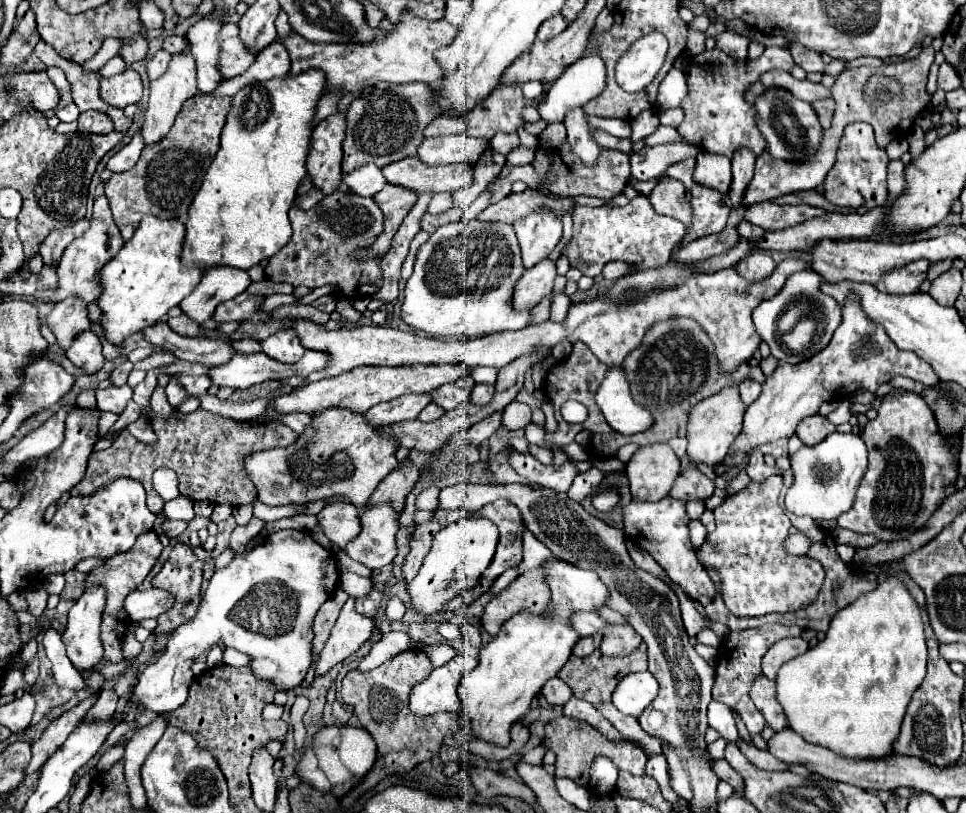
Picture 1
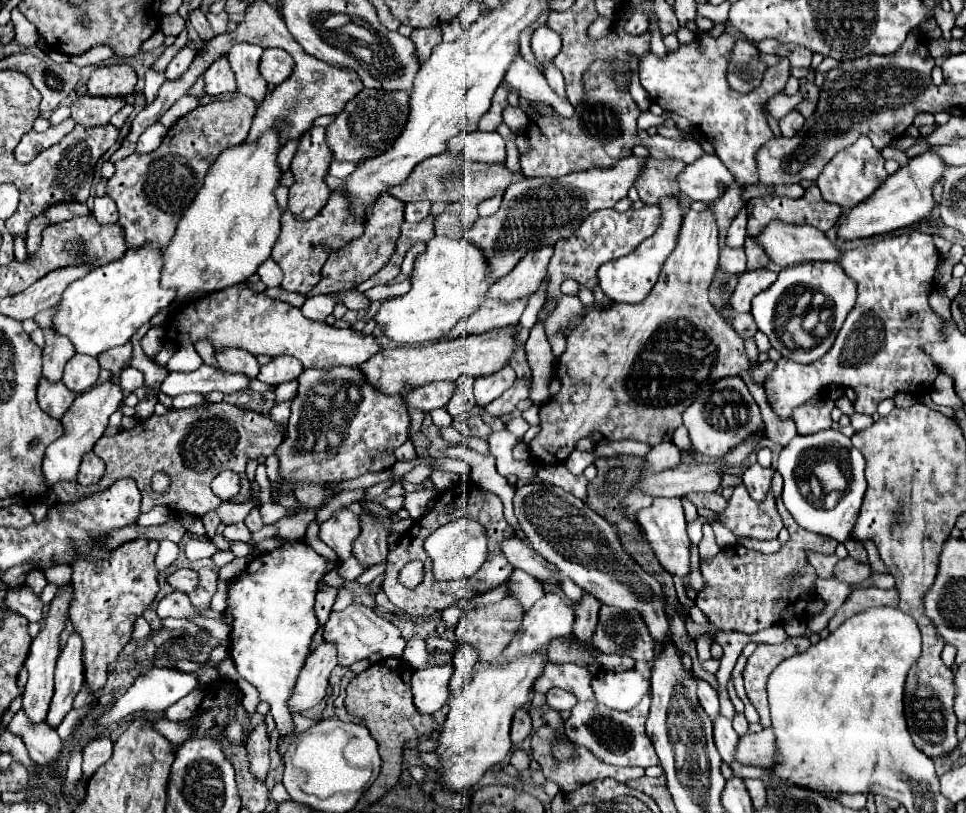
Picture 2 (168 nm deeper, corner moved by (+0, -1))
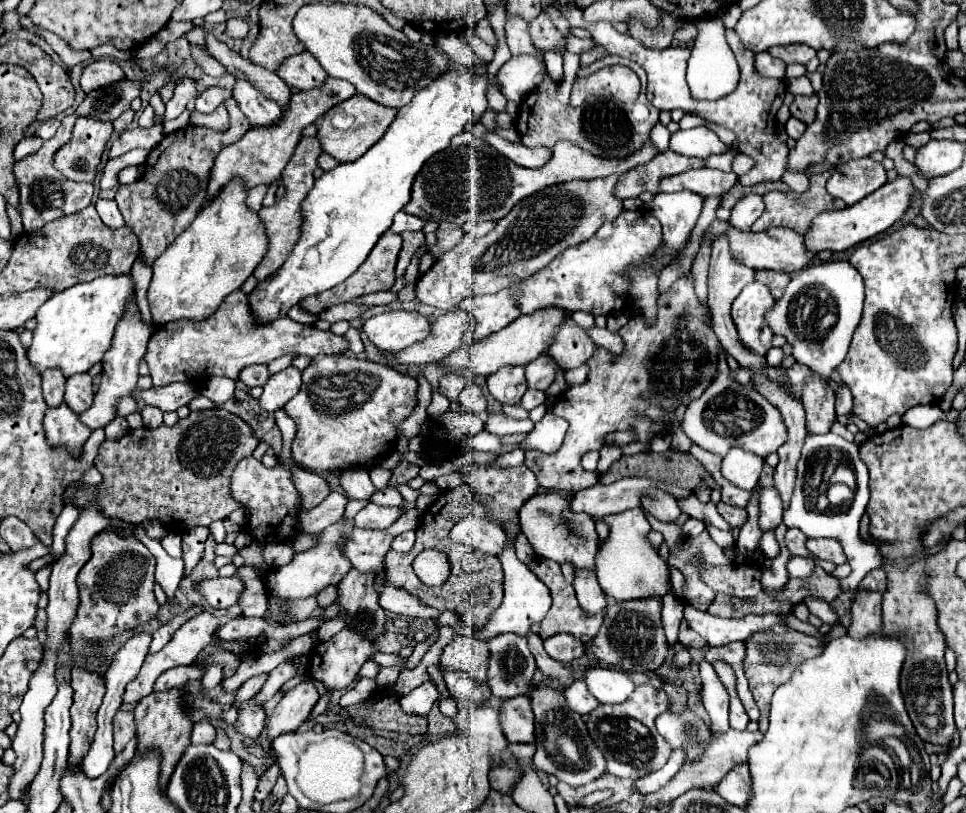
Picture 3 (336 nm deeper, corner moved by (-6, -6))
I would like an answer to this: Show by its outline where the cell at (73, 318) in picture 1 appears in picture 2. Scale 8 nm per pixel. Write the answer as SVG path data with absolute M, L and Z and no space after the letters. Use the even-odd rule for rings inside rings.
M45 327L43 335L45 335L43 377L47 377L49 381L59 381L65 363L75 355L75 347L71 347L71 341L63 339L63 335L55 335L51 327Z

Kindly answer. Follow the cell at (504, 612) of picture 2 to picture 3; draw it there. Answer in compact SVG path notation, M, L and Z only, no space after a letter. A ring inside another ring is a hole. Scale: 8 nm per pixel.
M457 636L445 646L439 658L439 668L467 672L475 684L485 684L487 660L489 660L489 648L485 640L473 636Z

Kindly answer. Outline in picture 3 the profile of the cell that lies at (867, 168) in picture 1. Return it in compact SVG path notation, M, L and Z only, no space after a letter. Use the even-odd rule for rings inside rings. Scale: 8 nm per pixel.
M857 158L833 170L833 176L827 180L827 192L851 206L881 188L885 182L887 174L879 162Z

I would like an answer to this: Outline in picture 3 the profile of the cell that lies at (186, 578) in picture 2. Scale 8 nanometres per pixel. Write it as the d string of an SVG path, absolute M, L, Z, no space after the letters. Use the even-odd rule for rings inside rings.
M239 576L201 582L201 594L215 608L227 608L237 604L241 592L243 592L243 580Z

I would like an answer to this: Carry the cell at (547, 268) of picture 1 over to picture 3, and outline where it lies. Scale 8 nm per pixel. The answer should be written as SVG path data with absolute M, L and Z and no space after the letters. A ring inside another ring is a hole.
M455 308L451 312L445 312L437 316L433 322L433 328L427 336L427 340L421 340L421 344L413 344L411 348L405 348L405 352L383 352L387 366L425 366L437 360L443 360L463 344L463 336L469 328L469 316L467 312Z

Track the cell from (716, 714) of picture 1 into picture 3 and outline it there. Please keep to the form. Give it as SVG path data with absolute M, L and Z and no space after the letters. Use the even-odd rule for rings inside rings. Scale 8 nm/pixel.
M555 634L545 640L545 652L557 662L571 662L581 658L585 654L585 648L577 642L577 638L573 640L573 636Z

